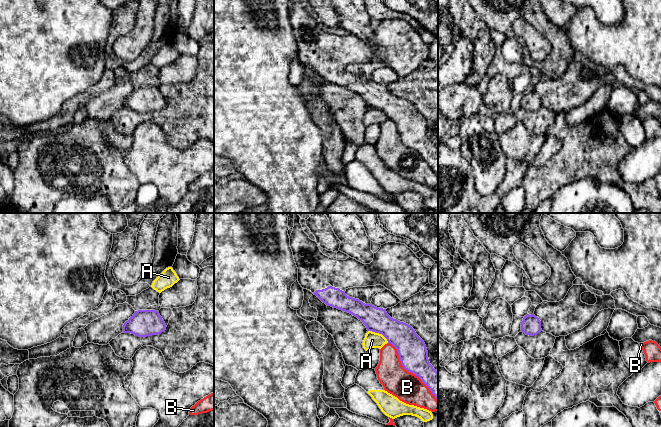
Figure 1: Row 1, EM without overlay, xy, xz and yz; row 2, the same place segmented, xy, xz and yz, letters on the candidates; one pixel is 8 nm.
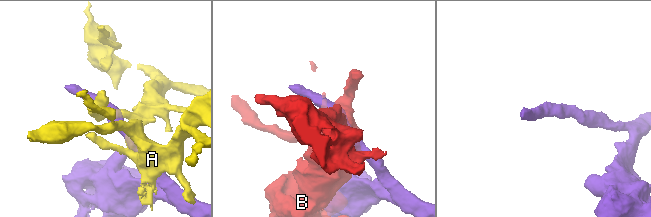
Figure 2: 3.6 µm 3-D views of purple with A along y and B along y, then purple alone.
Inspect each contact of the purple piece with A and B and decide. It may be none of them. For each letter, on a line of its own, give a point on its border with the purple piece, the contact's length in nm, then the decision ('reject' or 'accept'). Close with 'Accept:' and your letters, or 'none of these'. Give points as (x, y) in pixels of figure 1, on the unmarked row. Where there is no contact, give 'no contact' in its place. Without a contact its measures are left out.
A: xz (379, 109) | 190 nm | reject
B: xz (410, 147) | 600 nm | reject
Accept: none of these

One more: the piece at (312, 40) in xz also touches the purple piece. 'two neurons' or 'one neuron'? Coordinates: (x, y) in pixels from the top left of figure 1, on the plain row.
one neuron

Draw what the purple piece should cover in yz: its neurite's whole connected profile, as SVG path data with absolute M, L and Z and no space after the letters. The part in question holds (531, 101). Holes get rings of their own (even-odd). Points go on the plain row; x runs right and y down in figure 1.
M534 90L524 92L521 99L521 108L529 112L537 111L542 107L541 97Z

